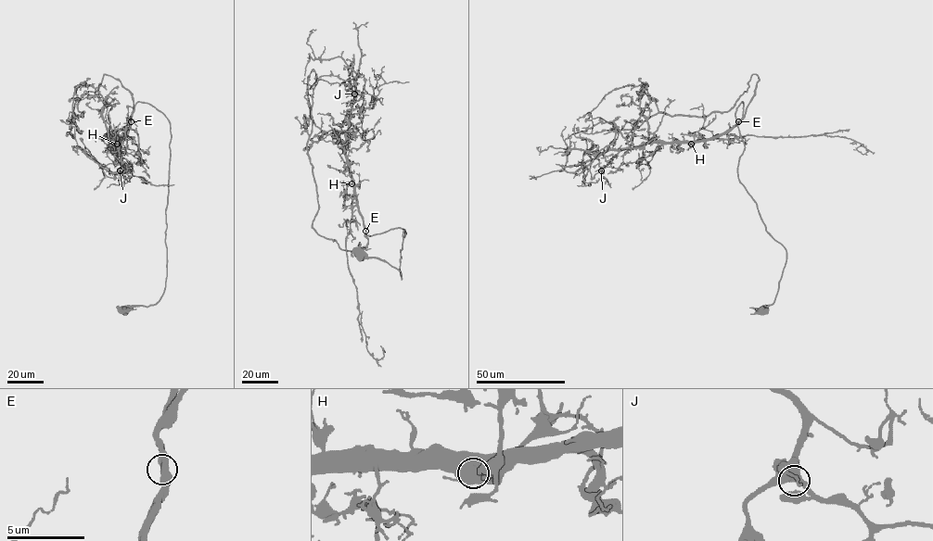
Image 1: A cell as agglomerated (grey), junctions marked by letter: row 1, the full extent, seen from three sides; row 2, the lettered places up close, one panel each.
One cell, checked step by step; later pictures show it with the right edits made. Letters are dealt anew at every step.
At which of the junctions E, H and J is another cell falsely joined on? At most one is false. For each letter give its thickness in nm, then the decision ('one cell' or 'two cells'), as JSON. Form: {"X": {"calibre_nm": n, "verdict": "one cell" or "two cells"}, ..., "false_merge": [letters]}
{"E": {"calibre_nm": 600, "verdict": "one cell"}, "H": {"calibre_nm": 650, "verdict": "one cell"}, "J": {"calibre_nm": 550, "verdict": "one cell"}, "false_merge": []}

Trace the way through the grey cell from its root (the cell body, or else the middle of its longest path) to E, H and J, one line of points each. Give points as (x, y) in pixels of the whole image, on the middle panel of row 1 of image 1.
E: (359, 254), (386, 261), (401, 272), (402, 279), (404, 230), (390, 229), (372, 235), (365, 235), (365, 231)
H: (359, 254), (386, 261), (401, 272), (402, 279), (401, 250), (404, 230), (396, 228), (365, 235), (351, 183)
J: (359, 254), (386, 261), (401, 272), (402, 279), (404, 230), (396, 228), (364, 234), (345, 152), (354, 94)

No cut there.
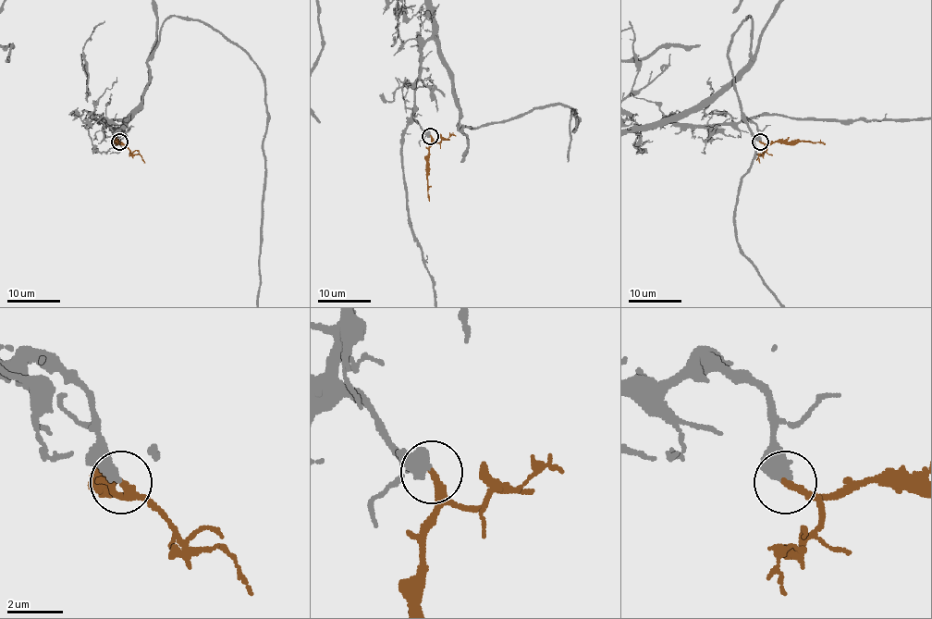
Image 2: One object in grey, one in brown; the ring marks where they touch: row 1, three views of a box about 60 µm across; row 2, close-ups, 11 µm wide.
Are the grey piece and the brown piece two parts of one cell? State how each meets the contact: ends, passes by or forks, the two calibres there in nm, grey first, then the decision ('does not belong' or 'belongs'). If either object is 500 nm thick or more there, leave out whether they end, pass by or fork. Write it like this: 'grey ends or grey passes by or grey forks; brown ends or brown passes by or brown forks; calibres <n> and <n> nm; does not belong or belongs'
grey ends; brown ends; calibres 440 and 240 nm; belongs

